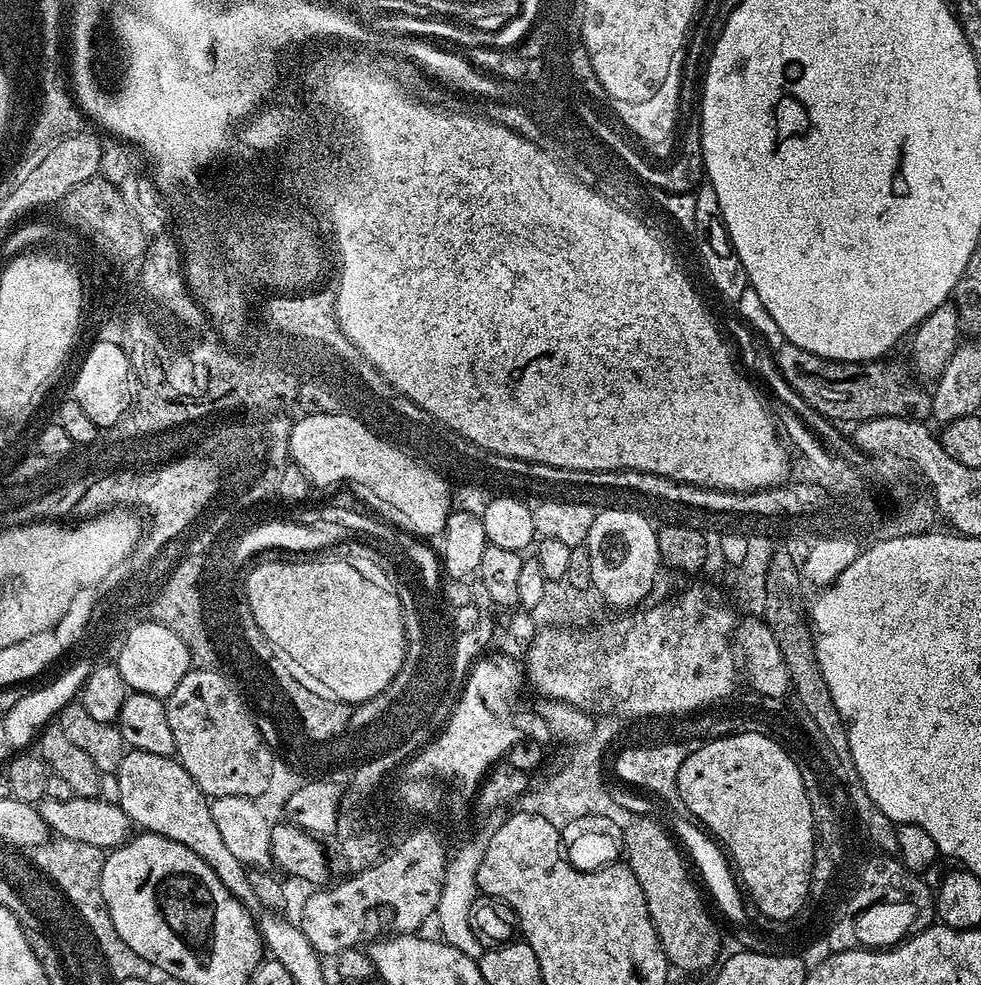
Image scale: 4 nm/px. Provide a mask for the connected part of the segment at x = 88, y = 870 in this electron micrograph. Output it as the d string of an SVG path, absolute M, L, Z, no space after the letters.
M52 838L48 843L41 844L31 855L33 864L39 862L43 868L48 868L48 872L52 872L52 876L56 876L56 880L60 880L60 884L64 884L64 892L68 892L68 896L76 900L80 912L88 916L88 924L96 928L96 936L100 936L100 944L104 944L104 950L124 950L120 946L121 942L118 942L118 930L114 930L114 922L110 922L110 914L106 910L106 902L100 889L105 849L89 846L86 842Z

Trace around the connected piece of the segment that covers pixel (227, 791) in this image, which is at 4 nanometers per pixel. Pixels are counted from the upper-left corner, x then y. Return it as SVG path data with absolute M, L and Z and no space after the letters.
M193 667L174 686L166 703L166 718L170 718L170 730L174 734L175 759L205 796L262 796L269 785L273 764L251 721L244 715L240 701L228 692L218 674Z

